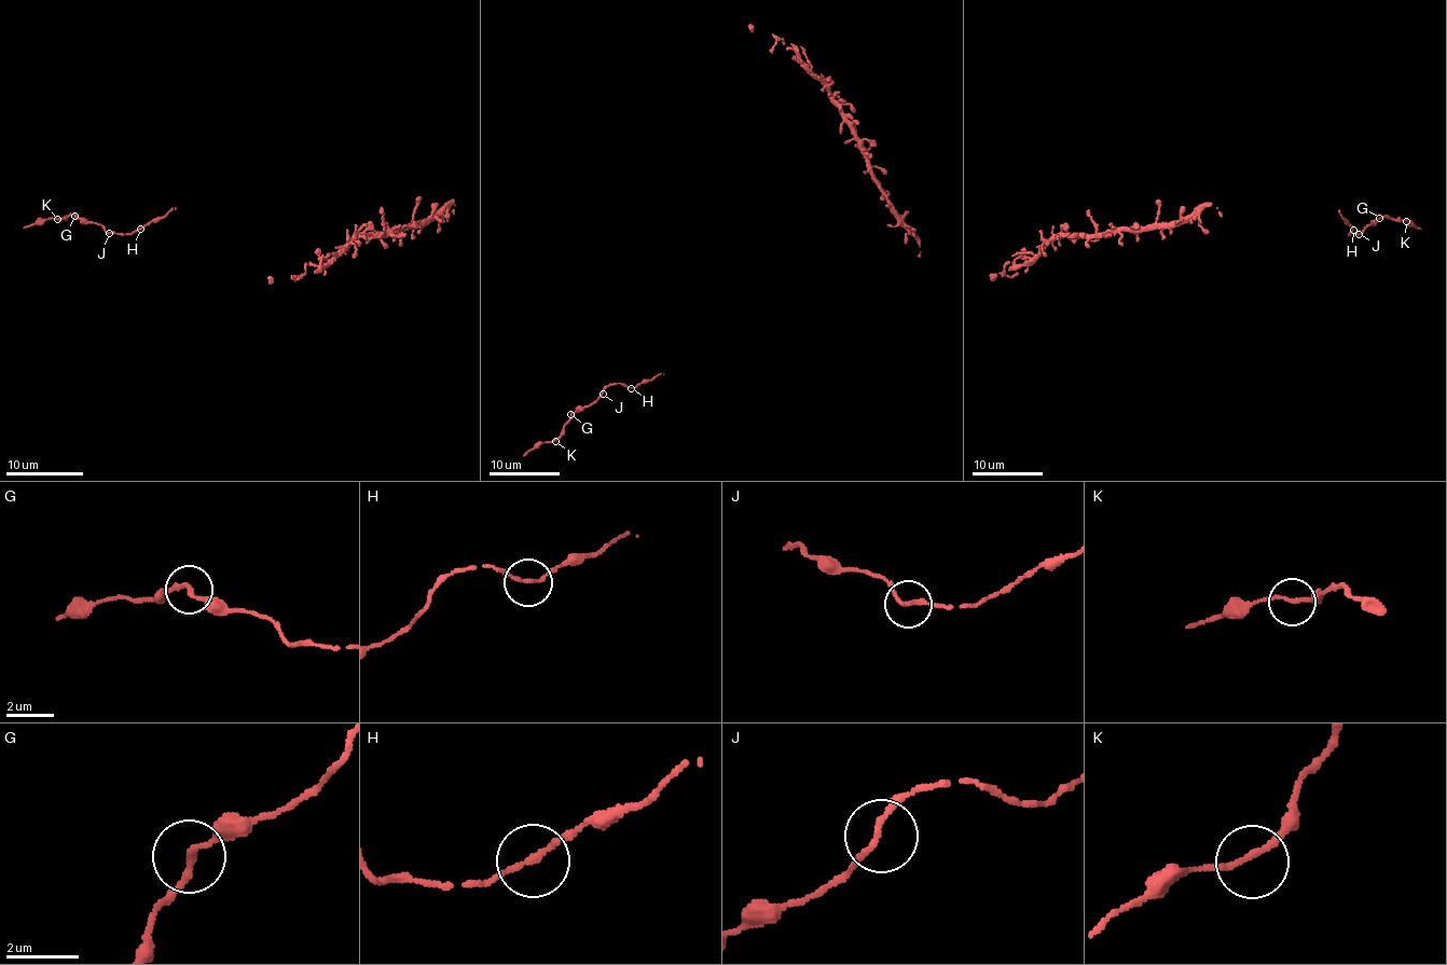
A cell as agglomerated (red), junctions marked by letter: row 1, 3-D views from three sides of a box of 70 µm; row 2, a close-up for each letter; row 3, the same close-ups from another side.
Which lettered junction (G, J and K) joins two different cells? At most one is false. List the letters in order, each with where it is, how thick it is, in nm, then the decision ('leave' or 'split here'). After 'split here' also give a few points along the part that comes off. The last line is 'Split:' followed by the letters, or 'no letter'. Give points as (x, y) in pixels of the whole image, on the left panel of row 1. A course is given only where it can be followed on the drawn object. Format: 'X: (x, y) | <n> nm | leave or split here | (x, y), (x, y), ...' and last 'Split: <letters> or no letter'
G: (74, 216) | 160 nm | leave
J: (109, 233) | 160 nm | leave
K: (57, 219) | 160 nm | leave
Split: no letter

